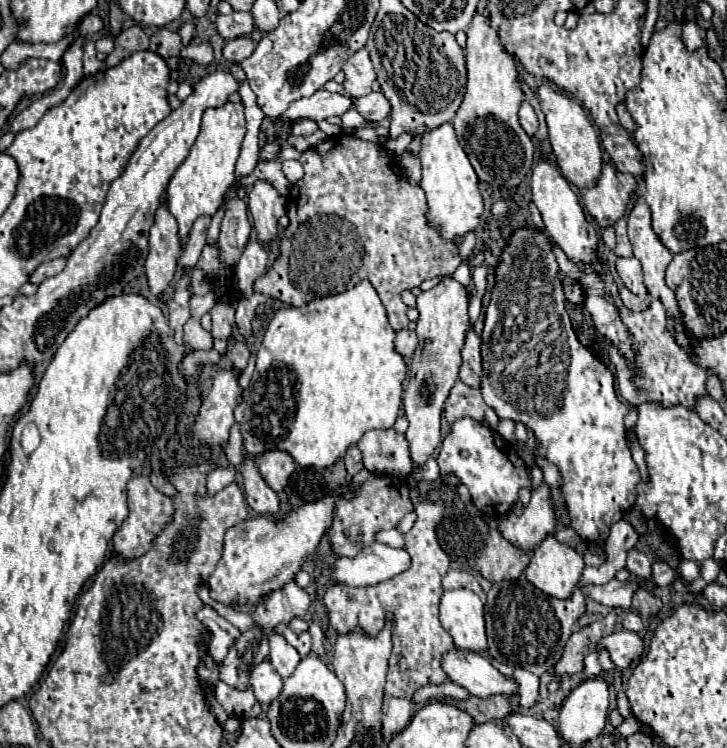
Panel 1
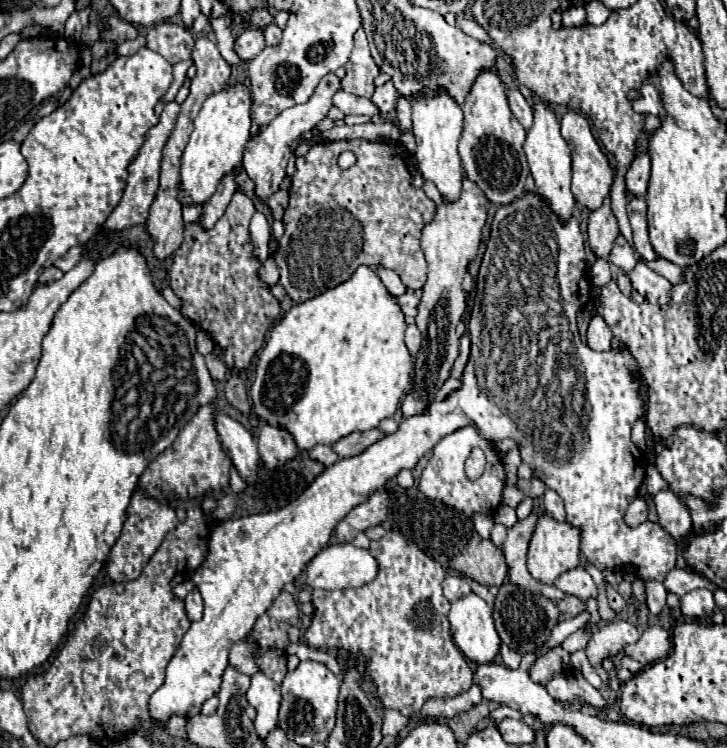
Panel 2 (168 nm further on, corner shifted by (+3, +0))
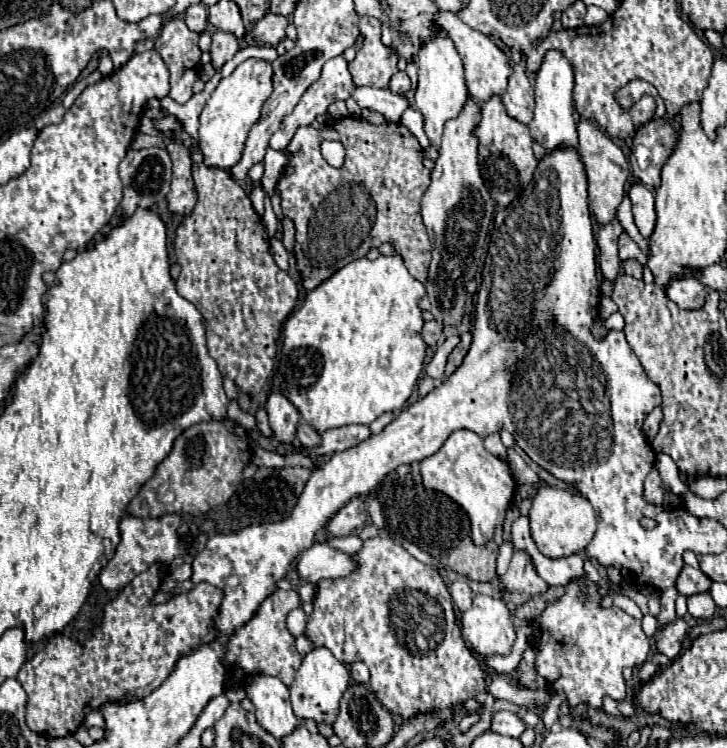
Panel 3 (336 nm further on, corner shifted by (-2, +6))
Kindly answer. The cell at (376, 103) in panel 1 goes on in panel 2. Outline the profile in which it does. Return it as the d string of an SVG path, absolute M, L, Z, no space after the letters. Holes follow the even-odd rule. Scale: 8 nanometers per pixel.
M386 81L382 87L376 87L376 91L374 91L374 95L372 95L372 101L380 107L380 111L386 115L386 113L390 113L392 109L396 109L396 97L398 97L398 93L396 93L396 89L394 89L394 85L390 83L390 81Z

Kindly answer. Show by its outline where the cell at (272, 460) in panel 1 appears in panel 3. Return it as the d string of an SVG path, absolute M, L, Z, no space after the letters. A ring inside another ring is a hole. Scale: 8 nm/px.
M271 393L267 399L267 415L269 425L273 429L273 437L281 443L293 443L297 437L297 425L299 425L299 413L281 397L281 393Z

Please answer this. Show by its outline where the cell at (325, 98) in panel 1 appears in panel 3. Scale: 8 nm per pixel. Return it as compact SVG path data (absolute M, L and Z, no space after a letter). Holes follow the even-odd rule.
M357 87L353 99L361 109L371 109L381 113L387 121L399 123L403 111L409 107L403 95L389 93L389 89L373 89L373 87Z

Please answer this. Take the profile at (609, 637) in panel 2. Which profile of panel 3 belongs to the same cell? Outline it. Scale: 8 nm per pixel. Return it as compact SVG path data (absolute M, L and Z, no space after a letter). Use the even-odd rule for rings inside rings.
M581 577L577 581L571 581L567 587L567 593L563 599L551 603L541 619L537 621L541 629L541 639L535 647L537 651L537 671L549 681L549 687L553 691L563 691L567 693L567 705L591 705L591 707L601 707L603 695L611 695L613 699L623 699L625 697L625 681L621 675L623 667L637 667L647 659L647 653L651 651L651 641L643 633L641 619L635 619L627 615L619 607L609 607L603 609L599 607L599 595L597 595L597 585L591 583L587 577Z

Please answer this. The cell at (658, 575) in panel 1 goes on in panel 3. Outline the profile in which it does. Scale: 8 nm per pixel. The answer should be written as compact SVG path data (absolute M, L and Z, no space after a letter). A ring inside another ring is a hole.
M685 565L677 577L677 591L685 597L689 595L695 595L695 593L703 593L703 591L709 591L711 587L711 579L699 571L699 569L693 569L689 565Z

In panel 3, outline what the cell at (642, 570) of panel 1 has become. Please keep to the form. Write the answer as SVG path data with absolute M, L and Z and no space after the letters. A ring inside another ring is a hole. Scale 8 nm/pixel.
M669 587L661 591L661 613L659 613L659 623L667 625L675 621L675 599L677 599L677 589Z

